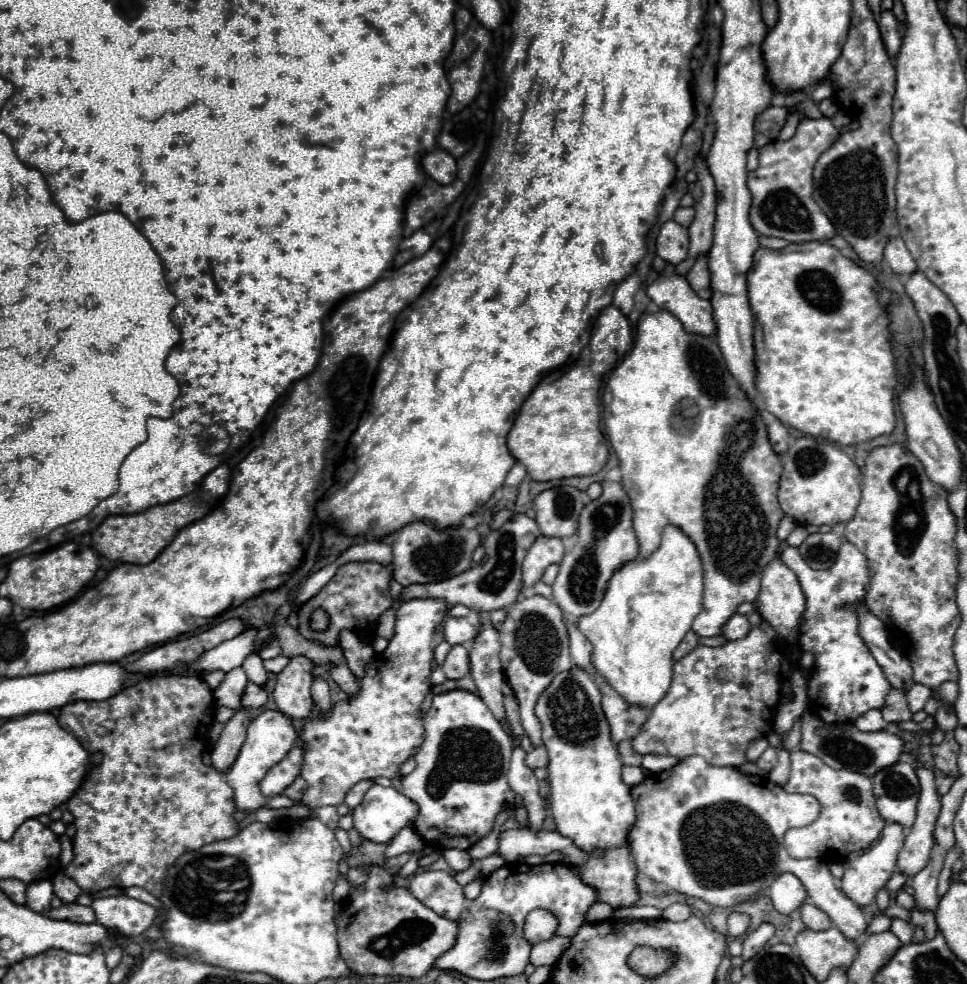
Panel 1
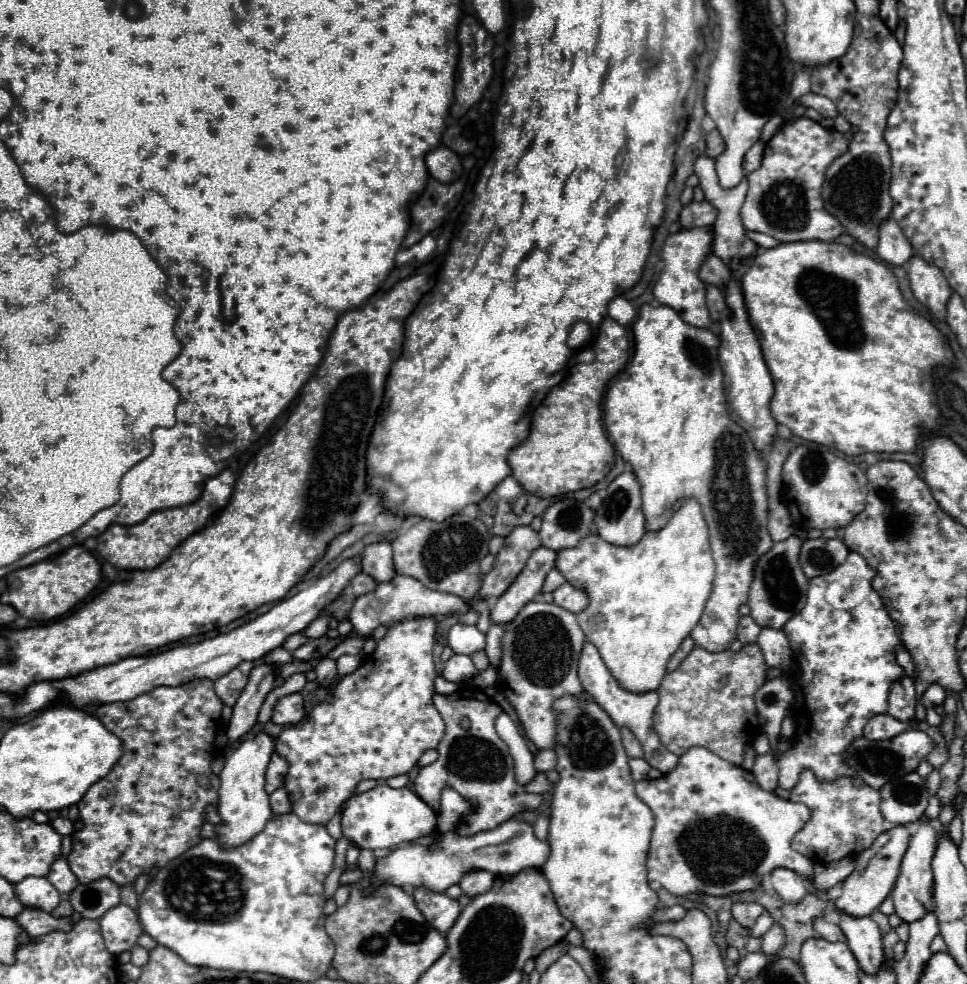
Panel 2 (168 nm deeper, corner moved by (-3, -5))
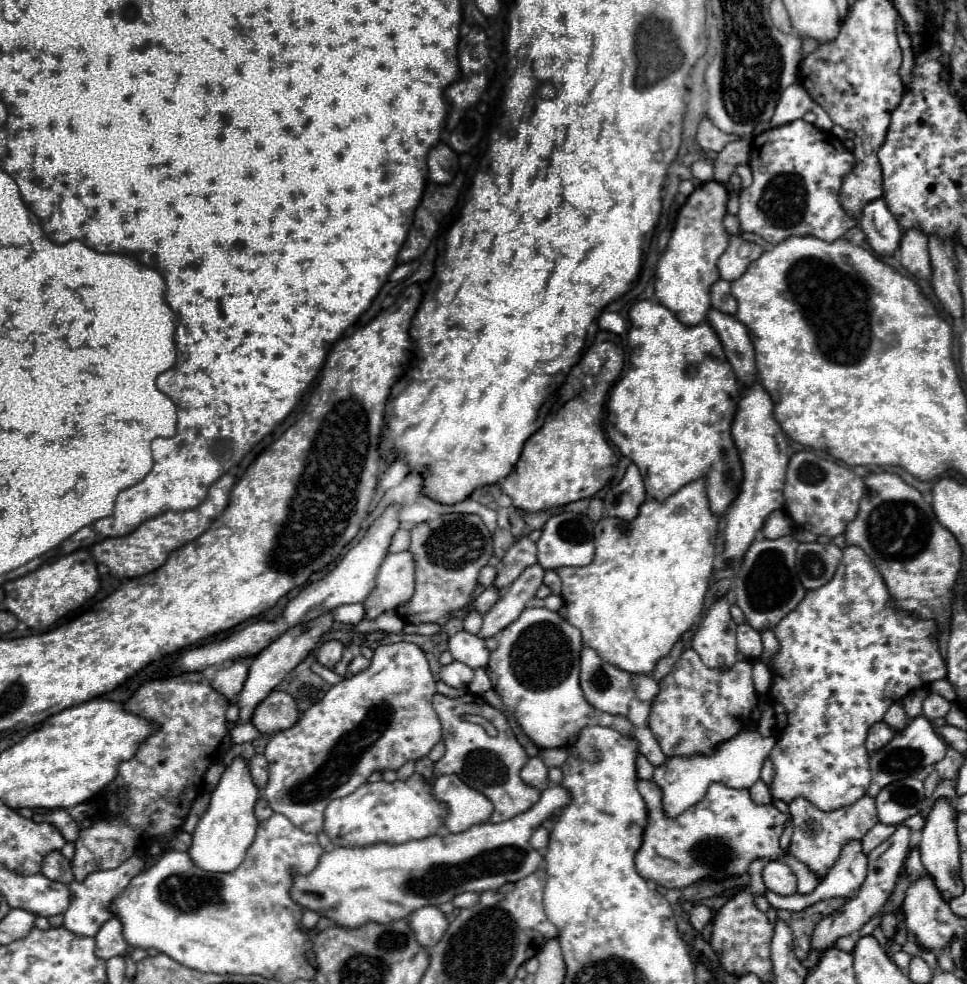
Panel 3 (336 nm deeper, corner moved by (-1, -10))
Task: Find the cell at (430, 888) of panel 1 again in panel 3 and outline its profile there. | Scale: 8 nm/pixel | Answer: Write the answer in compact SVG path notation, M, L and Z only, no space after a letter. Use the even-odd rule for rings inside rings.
M433 905L413 911L407 919L417 935L417 941L427 949L431 949L449 927L449 919L445 917L445 913Z

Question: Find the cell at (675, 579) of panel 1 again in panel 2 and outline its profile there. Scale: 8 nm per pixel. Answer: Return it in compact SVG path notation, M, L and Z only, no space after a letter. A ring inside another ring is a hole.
M687 498L661 530L647 530L637 544L615 546L597 534L589 534L579 546L557 552L555 568L565 576L567 582L587 592L589 604L577 614L577 622L581 624L587 642L597 646L611 674L629 692L649 692L659 688L671 654L675 654L681 642L697 626L715 576L709 528L695 498Z

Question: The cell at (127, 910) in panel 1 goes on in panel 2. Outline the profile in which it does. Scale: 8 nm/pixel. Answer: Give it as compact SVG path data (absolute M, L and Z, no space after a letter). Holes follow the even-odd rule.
M119 904L105 912L103 916L103 940L105 948L119 956L121 952L127 952L133 948L137 938L143 934L137 912L125 904Z

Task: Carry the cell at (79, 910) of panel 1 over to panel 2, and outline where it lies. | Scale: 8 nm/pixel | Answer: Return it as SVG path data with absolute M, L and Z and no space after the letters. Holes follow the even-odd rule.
M25 908L15 916L15 922L29 938L41 938L53 930L71 930L69 918L53 918L49 912Z

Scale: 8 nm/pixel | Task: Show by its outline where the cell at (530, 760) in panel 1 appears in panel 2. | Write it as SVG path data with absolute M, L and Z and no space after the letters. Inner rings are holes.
M539 750L539 752L535 754L535 768L541 770L541 772L553 770L553 768L555 768L555 762L557 762L555 750Z

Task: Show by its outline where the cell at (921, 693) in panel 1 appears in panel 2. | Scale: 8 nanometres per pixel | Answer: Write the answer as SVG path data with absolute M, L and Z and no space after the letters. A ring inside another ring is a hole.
M931 684L927 688L927 692L923 694L923 706L925 708L933 708L933 706L941 706L947 698L947 690L939 684Z

